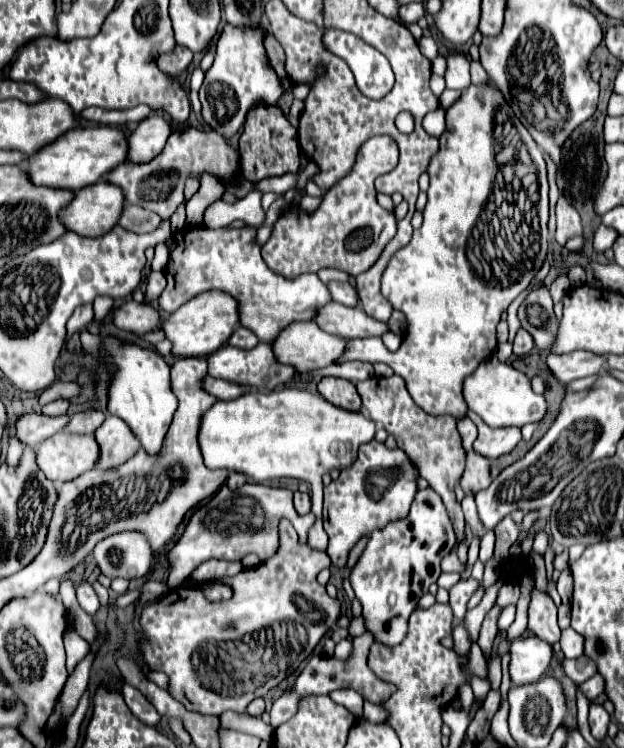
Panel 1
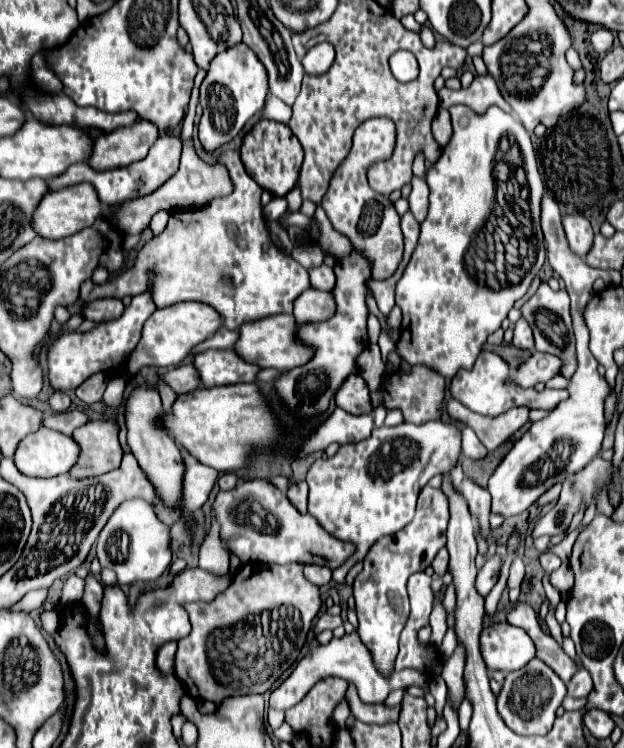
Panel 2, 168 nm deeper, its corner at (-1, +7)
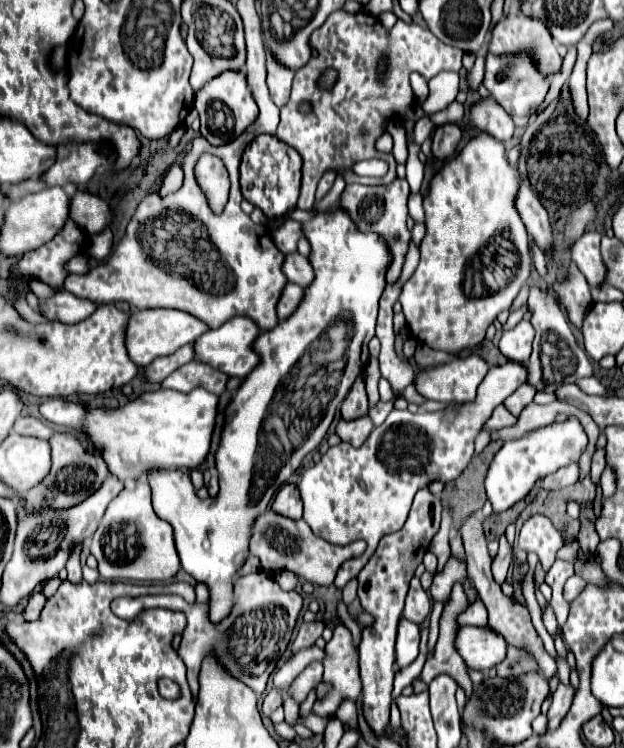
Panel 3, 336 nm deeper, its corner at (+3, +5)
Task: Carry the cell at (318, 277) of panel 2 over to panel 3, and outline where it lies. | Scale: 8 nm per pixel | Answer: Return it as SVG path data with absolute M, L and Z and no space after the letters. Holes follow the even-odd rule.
M290 252L284 256L284 276L288 278L288 282L296 282L300 286L308 286L314 278L314 272L312 272L312 266L308 262L308 258L304 258L302 254L298 252Z

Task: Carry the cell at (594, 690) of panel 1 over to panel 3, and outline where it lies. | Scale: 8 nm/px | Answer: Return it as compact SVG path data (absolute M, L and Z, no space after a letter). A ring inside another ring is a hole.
M560 684L558 690L552 696L552 706L550 706L548 714L546 714L548 716L548 728L546 728L548 732L554 730L562 722L562 718L568 714L572 698L574 698L574 688Z

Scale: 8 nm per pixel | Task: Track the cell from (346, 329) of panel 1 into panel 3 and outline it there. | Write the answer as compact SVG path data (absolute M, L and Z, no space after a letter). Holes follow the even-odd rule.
M288 282L288 284L284 286L284 290L282 290L282 294L280 294L280 302L276 304L278 320L288 318L288 316L298 308L302 296L304 296L304 288L300 288L300 286Z

